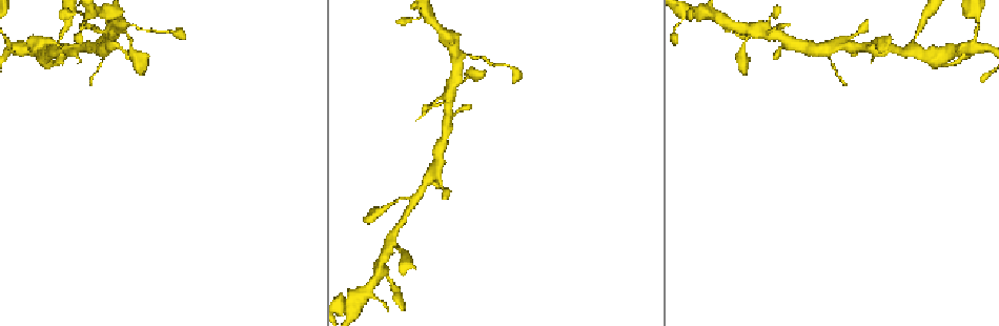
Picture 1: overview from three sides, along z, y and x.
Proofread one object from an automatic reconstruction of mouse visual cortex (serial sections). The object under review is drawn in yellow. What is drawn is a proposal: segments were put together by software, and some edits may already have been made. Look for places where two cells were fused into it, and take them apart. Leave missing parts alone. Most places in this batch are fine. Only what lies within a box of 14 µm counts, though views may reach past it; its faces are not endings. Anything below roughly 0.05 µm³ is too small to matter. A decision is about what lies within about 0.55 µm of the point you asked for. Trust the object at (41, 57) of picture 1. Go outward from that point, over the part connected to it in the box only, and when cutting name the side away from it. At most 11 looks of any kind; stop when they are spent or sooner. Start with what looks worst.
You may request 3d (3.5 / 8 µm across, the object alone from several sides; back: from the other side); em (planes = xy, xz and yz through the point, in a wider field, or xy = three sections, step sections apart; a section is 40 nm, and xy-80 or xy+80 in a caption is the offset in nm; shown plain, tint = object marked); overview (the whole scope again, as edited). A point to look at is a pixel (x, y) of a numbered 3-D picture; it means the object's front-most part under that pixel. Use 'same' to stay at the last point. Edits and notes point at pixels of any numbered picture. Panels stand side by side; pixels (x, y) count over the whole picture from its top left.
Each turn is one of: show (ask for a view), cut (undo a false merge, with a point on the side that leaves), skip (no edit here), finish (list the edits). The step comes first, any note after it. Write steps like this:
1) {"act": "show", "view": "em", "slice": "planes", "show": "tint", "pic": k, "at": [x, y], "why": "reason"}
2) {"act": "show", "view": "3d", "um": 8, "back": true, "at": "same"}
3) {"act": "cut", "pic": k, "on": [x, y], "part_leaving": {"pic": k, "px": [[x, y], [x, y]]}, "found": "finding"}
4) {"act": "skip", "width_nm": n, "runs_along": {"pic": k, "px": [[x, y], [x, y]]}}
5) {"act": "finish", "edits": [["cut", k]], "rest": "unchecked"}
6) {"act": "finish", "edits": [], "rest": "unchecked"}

{"act": "show", "view": "em", "slice": "xy", "step": 1, "show": "tint", "pic": 1, "at": [974, 48], "why": "thick turns thin"}

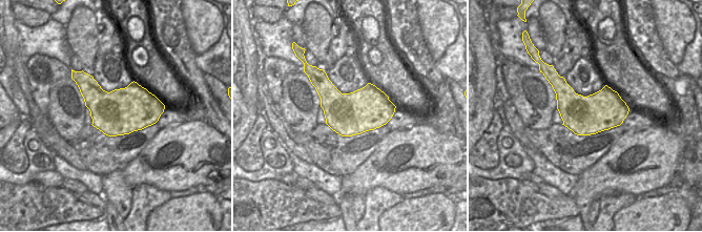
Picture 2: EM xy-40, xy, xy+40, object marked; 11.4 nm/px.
{"act": "show", "view": "3d", "um": 3.5, "at": "same", "why": "wider look"}

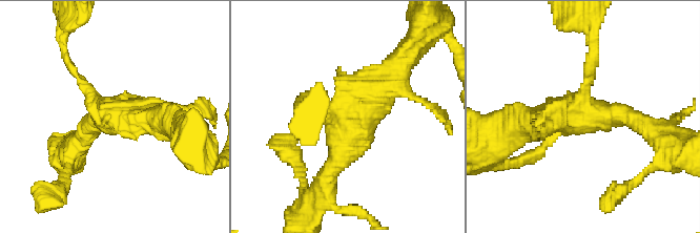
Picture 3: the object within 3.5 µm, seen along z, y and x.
{"act": "skip", "width_nm": 500, "runs_along": {"pic": 3, "px": [[163, 122], [108, 115], [66, 61]]}, "found": "one cell here"}

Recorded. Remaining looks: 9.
{"act": "show", "view": "3d", "um": 3.5, "pic": 1, "at": [51, 51], "why": "a fork"}

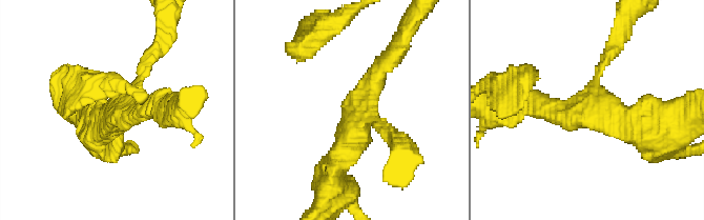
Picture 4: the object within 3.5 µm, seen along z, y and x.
{"act": "show", "view": "em", "slice": "xy", "step": 1, "show": "tint", "pic": 4, "at": [594, 110], "arms": 3, "arm_widths_nm": [150, 300, 400], "why": "need the tissue"}

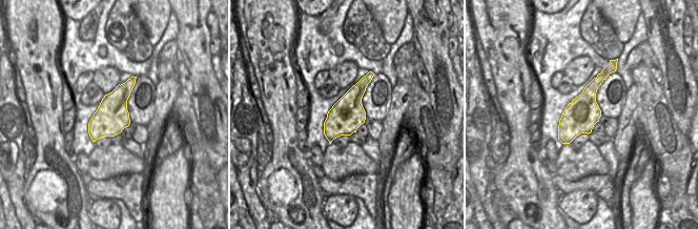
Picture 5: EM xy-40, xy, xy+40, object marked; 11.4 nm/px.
{"act": "skip", "runs_along": {"pic": 4, "px": [[332, 173], [390, 60]]}, "found": "one cell here"}

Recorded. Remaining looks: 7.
{"act": "show", "view": "3d", "um": 8, "back": true, "pic": 1, "at": [414, 201], "why": "small branch off a trunk"}

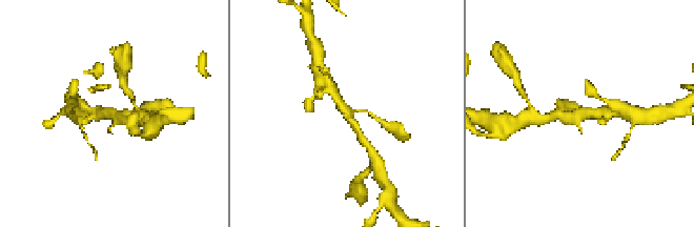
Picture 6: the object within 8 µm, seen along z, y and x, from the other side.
{"act": "show", "view": "em", "slice": "xy", "step": 2, "show": "tint", "pic": 6, "at": [583, 113], "why": "now the EM"}

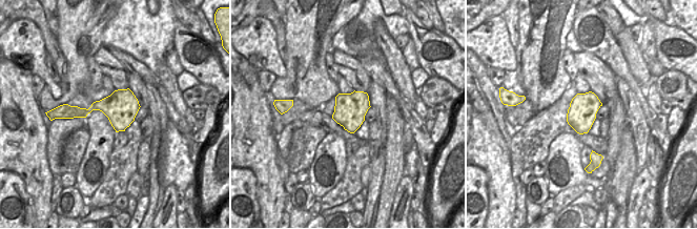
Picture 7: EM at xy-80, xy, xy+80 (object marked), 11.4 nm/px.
{"act": "skip", "runs_along": {"pic": 6, "px": [[361, 139], [349, 116], [330, 89]]}, "found": "one cell here"}

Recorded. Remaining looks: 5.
{"act": "show", "view": "3d", "um": 3.5, "pic": 1, "at": [448, 101], "why": "thick turns thin"}

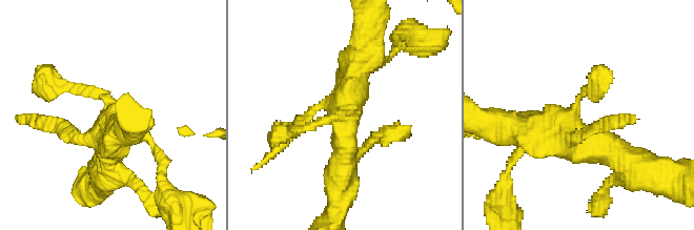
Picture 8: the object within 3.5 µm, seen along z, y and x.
{"act": "show", "view": "em", "slice": "planes", "show": "tint", "pic": 8, "at": [345, 110], "why": "shape alone is not enough"}

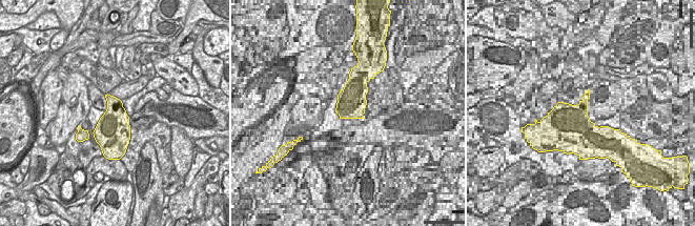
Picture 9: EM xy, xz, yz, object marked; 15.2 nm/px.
{"act": "skip", "runs_along": {"pic": 8, "px": [[109, 147], [109, 102], [48, 83]]}, "found": "one cell here"}

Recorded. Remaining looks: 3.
{"act": "finish", "edits": [], "rest": "unchecked"}

